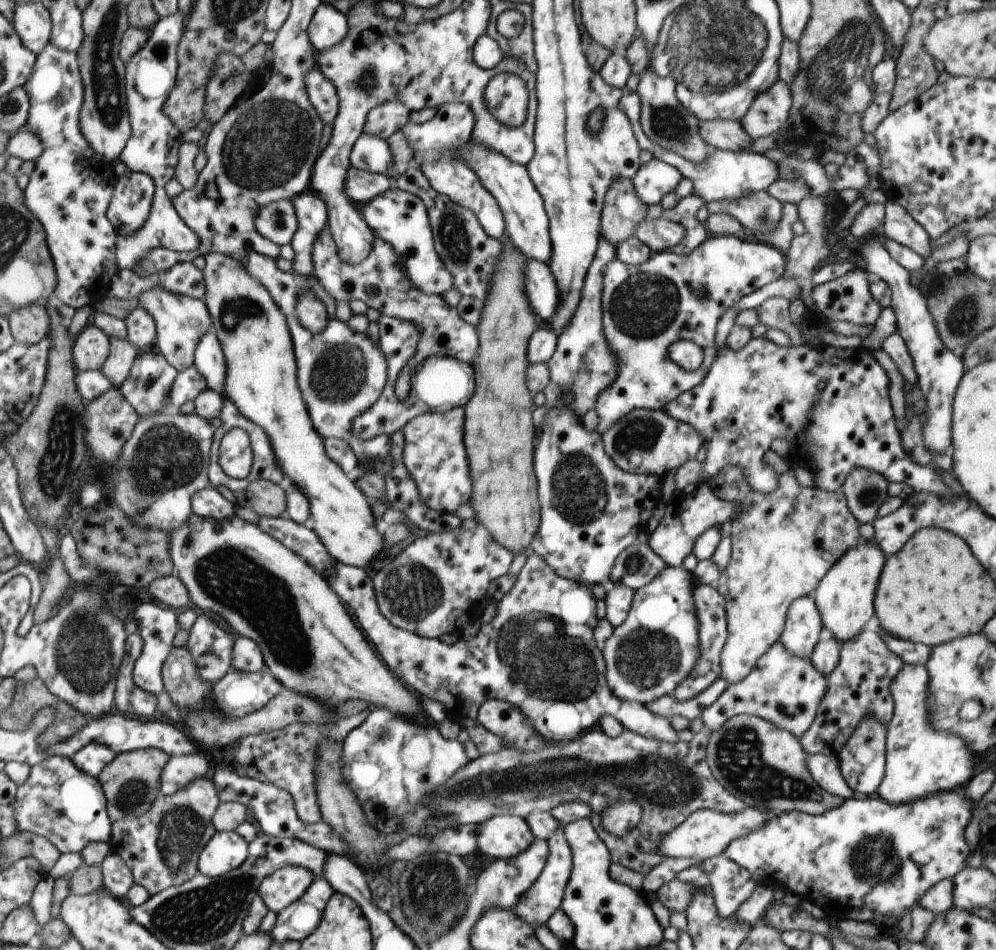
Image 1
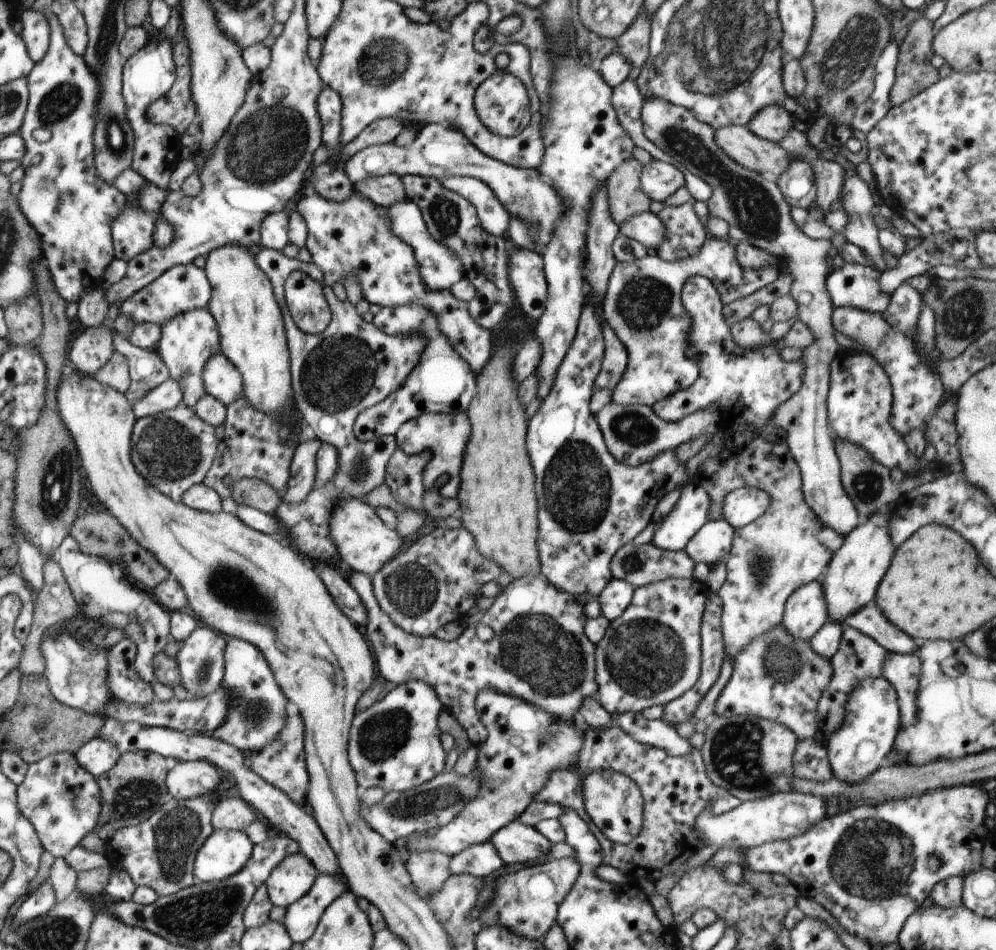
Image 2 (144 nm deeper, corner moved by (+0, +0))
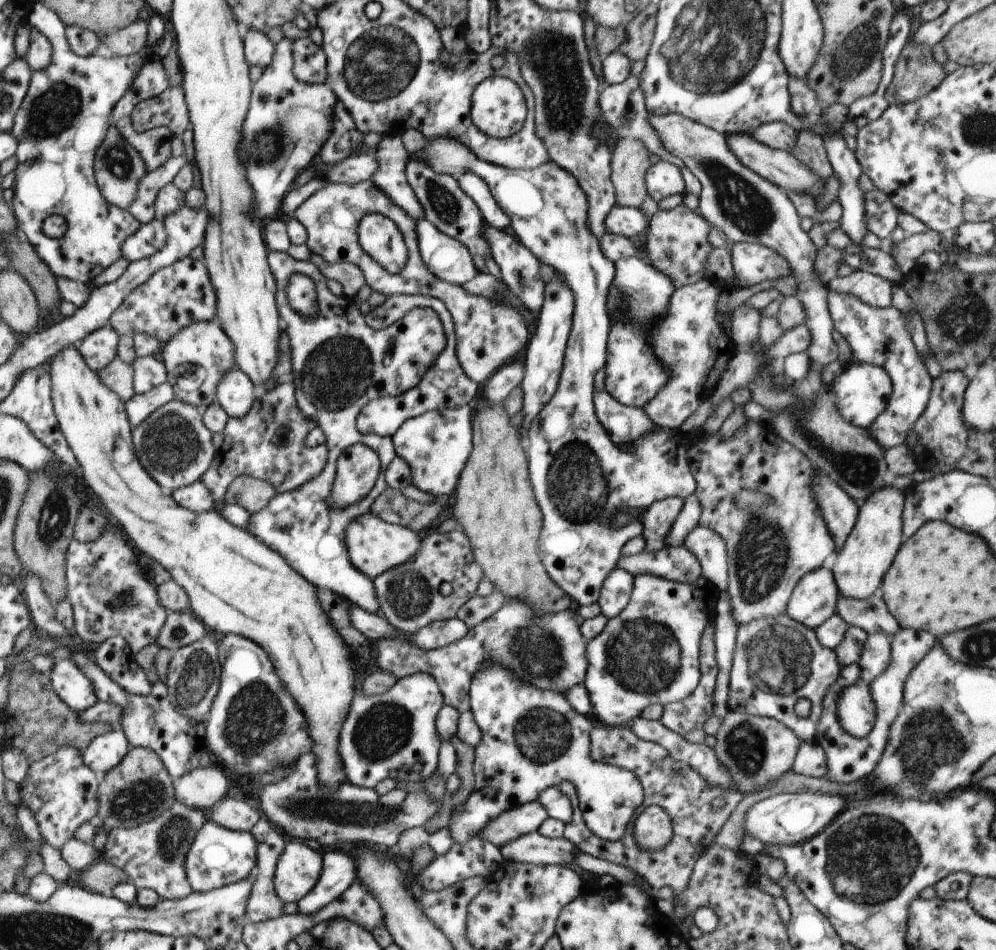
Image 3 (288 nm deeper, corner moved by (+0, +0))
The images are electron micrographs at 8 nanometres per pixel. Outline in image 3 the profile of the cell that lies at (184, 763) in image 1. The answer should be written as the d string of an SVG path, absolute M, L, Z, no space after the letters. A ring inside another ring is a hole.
M217 764L193 768L191 772L173 780L175 802L205 812L209 812L215 804L219 804L225 798L225 792L227 792L227 774Z

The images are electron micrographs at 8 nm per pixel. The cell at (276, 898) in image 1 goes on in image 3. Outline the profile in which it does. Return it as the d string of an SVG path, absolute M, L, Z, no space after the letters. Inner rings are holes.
M287 842L273 874L275 894L285 904L297 904L313 890L323 868L323 852L315 852L305 844Z

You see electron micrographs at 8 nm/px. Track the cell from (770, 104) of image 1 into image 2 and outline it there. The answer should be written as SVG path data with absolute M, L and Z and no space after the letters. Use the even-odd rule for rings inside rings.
M779 102L779 104L765 106L763 110L759 110L745 126L755 136L759 136L763 140L769 140L769 142L777 142L783 136L787 136L787 132L793 128L793 116Z

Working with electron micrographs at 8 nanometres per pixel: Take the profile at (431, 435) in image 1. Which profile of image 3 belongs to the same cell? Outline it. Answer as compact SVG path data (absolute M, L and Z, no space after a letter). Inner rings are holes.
M471 406L425 412L417 418L405 420L391 436L395 454L411 466L411 484L433 494L433 498L447 498L455 492L459 472L463 470L471 452Z

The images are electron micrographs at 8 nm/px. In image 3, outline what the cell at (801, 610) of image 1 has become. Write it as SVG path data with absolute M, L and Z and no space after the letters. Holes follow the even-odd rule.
M821 566L795 584L785 614L793 622L799 622L815 632L831 618L837 600L839 592L833 580L833 572Z

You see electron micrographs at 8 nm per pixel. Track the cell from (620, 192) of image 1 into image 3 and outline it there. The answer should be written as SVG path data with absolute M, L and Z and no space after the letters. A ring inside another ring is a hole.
M617 138L613 152L611 152L611 184L615 188L617 206L621 208L639 208L643 204L643 198L647 196L647 184L645 184L645 172L651 166L649 164L649 150L633 138Z

